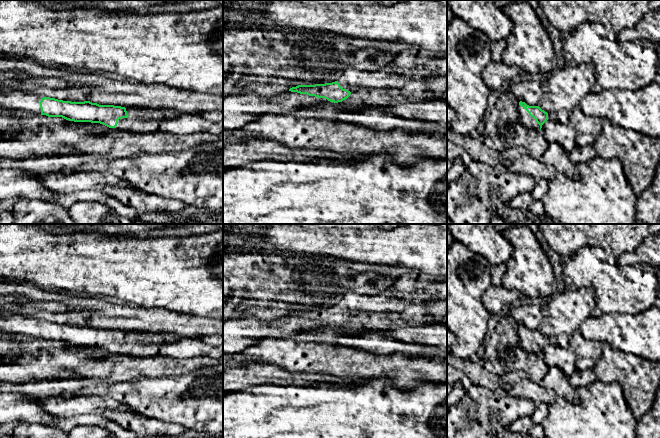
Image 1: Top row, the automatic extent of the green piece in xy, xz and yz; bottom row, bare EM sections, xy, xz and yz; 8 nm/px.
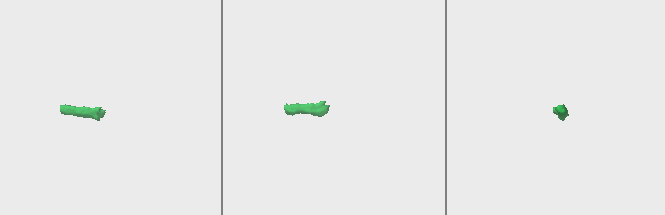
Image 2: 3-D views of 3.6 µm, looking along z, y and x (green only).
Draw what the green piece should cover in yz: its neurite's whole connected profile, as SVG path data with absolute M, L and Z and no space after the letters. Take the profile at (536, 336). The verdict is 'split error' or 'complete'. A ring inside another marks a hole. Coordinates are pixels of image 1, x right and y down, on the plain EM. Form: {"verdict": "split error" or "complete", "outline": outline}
{"verdict": "split error", "outline": "M520 325L517 334L519 343L525 351L540 355L542 349L548 344L548 337L539 330L529 330Z"}

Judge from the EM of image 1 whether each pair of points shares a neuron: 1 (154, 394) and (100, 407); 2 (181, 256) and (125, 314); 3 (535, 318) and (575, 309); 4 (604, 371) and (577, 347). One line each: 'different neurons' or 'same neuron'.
1: different neurons
2: different neurons
3: different neurons
4: different neurons

